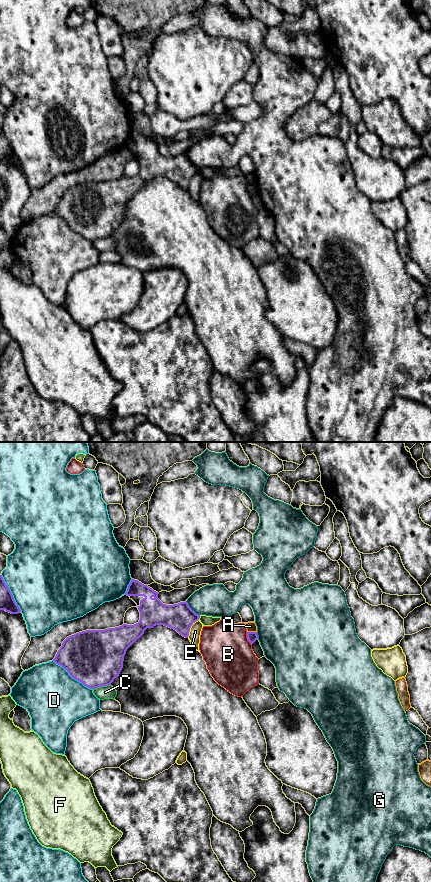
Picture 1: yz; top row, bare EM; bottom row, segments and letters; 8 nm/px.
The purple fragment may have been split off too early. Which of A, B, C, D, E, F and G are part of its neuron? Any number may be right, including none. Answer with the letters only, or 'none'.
none

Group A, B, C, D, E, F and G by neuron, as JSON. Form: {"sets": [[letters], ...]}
{"sets": [["A"], ["B"], ["C"], ["D"], ["E"], ["F"], ["G"]]}

